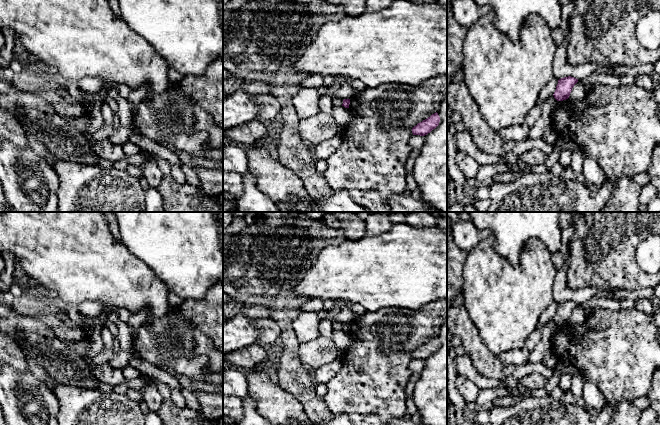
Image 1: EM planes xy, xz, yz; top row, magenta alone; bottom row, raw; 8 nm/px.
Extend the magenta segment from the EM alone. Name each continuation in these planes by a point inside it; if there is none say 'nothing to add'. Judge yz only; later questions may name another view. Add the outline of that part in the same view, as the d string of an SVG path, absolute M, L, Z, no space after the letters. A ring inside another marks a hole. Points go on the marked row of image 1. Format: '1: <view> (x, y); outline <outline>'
nothing to add

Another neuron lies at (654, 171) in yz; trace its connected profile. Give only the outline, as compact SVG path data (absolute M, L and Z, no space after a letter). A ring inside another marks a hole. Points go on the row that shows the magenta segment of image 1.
M660 144L656 145L652 153L652 162L648 170L650 183L655 187L660 195Z

